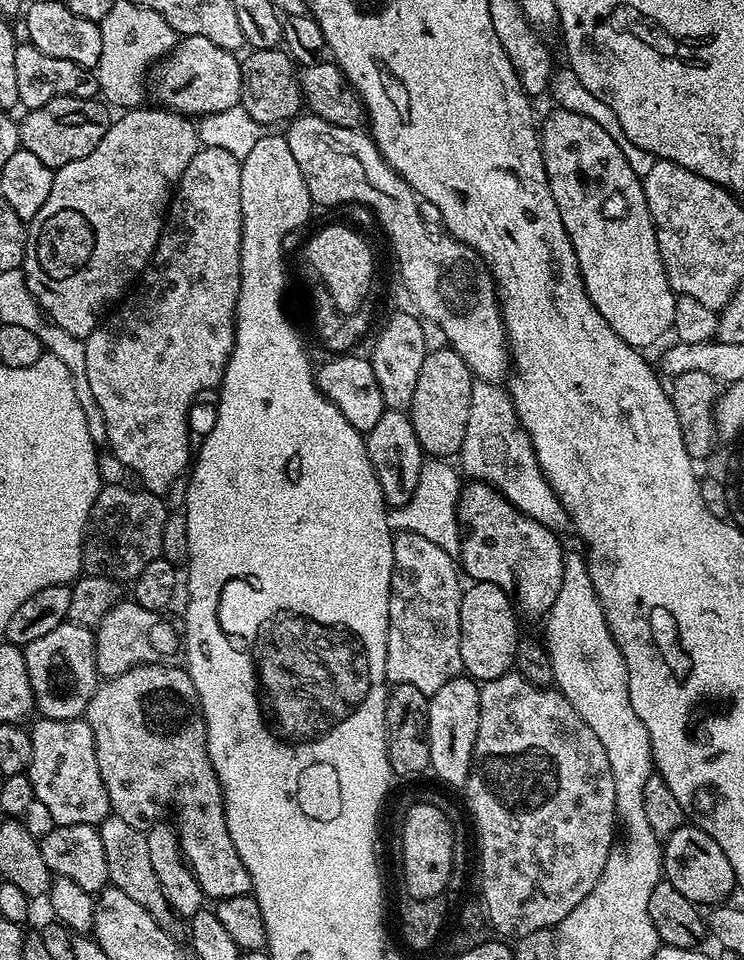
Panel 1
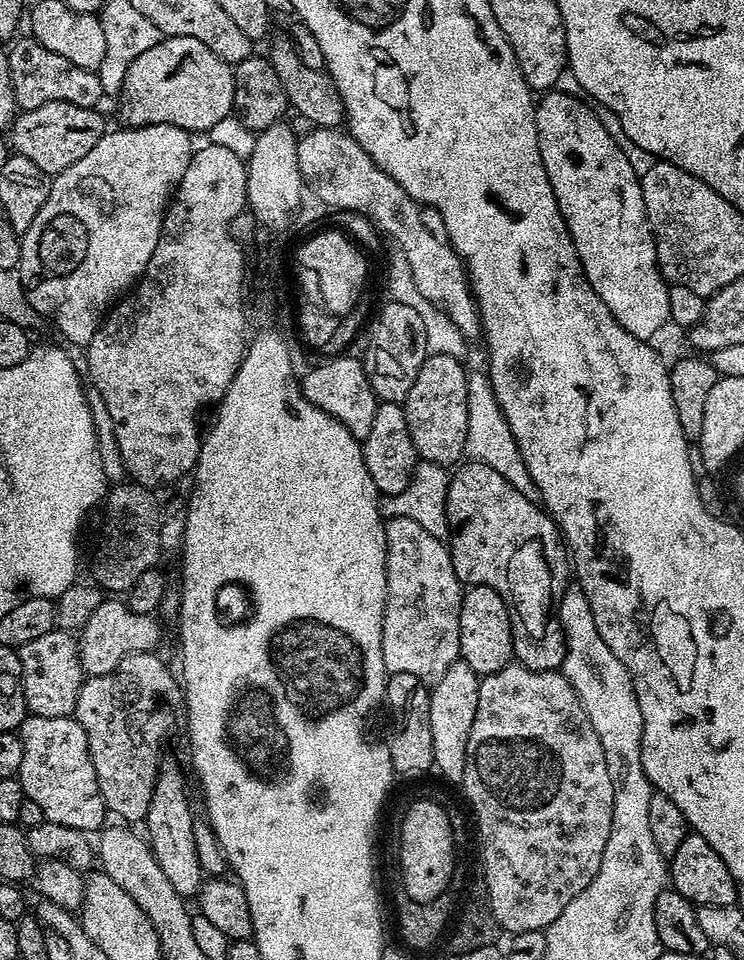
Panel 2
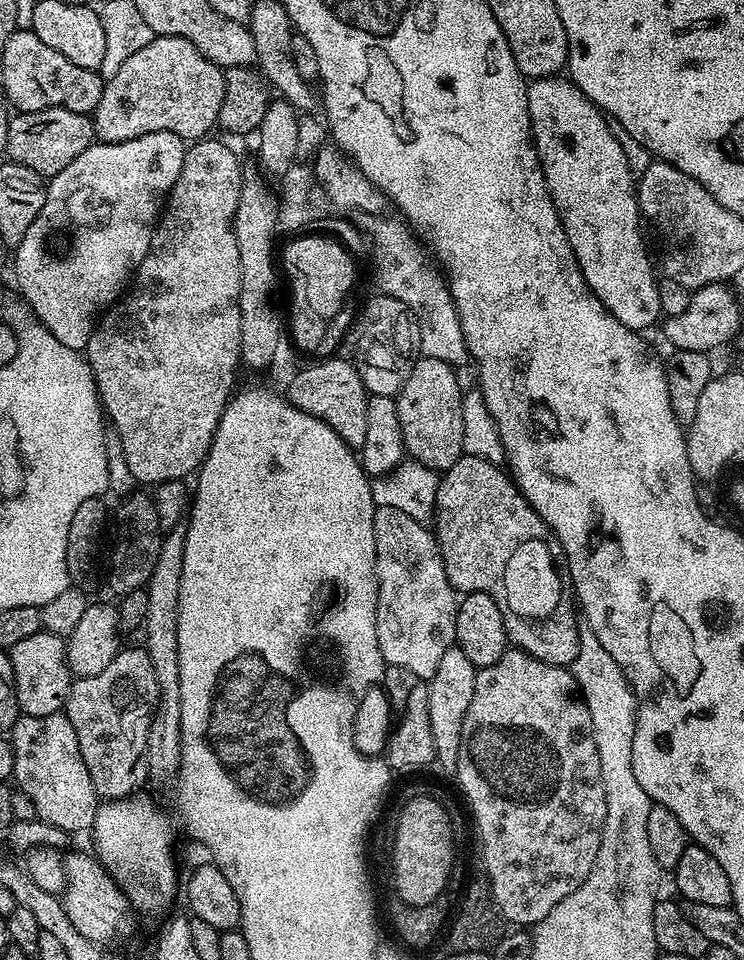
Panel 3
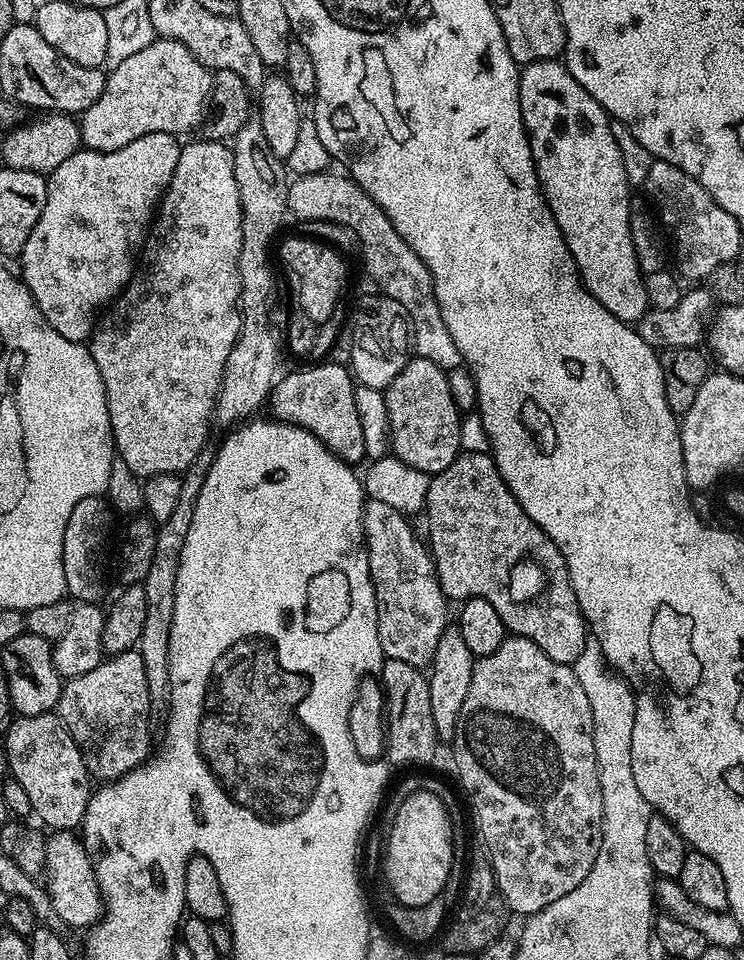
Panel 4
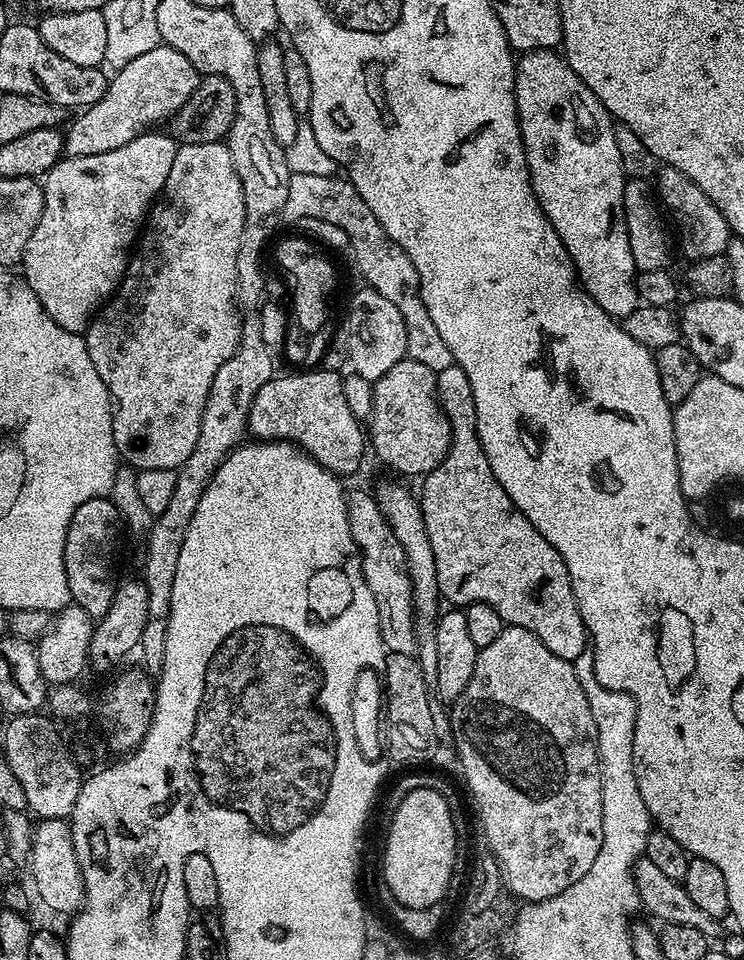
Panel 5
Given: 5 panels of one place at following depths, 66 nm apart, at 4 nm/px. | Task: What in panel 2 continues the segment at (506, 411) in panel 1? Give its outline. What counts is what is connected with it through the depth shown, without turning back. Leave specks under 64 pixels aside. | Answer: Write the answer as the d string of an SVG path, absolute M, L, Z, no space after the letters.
M483 369L468 372L467 378L467 434L465 455L474 462L490 466L492 470L497 470L516 490L528 499L535 499L536 487L529 476L525 459L518 450L517 443L510 431L509 423L506 422L505 415L498 406L497 398L494 397L492 383L489 382L488 373Z

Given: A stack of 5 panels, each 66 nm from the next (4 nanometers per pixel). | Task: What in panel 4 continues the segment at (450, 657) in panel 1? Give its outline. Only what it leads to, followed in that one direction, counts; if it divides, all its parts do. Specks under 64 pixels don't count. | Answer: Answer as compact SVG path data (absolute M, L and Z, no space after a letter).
M368 500L364 505L364 539L368 546L370 574L380 613L378 638L382 642L382 650L387 659L410 662L410 666L424 670L431 665L434 650L438 650L439 639L450 626L450 601L436 580L436 564L432 560L429 545L421 537L420 541L408 524L411 524L409 517L394 510L394 506L386 506L386 502Z

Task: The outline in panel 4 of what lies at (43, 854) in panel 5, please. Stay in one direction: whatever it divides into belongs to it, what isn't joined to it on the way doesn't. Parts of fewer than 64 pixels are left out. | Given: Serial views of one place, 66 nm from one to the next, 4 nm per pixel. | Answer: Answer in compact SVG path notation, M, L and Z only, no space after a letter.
M56 830L51 835L46 840L46 889L53 903L55 917L72 928L87 930L100 920L106 907L92 857L84 849L83 839L75 831Z

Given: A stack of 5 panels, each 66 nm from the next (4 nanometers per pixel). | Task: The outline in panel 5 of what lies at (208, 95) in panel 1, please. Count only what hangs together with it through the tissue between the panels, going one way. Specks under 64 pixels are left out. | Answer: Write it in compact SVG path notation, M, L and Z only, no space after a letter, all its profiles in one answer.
M161 46L146 50L146 54L126 62L126 66L111 73L108 88L98 102L87 105L81 116L76 116L63 129L64 156L89 156L98 154L102 145L109 148L126 146L143 132L155 129L163 122L171 121L174 113L194 94L200 84L201 73L197 72L190 58L178 54L178 50Z

